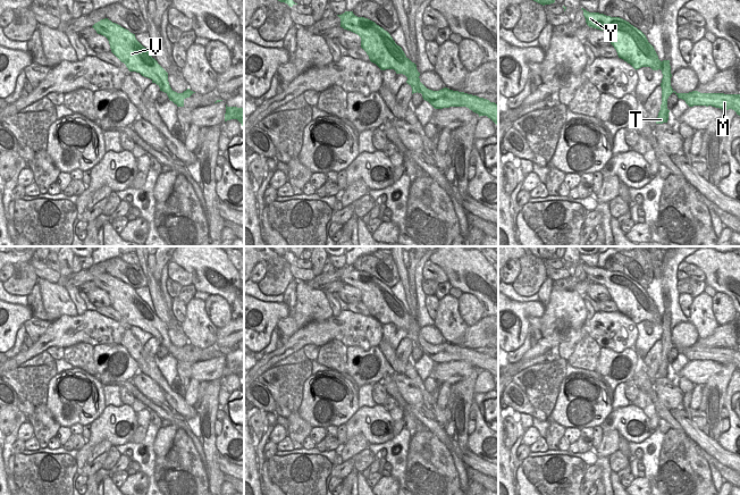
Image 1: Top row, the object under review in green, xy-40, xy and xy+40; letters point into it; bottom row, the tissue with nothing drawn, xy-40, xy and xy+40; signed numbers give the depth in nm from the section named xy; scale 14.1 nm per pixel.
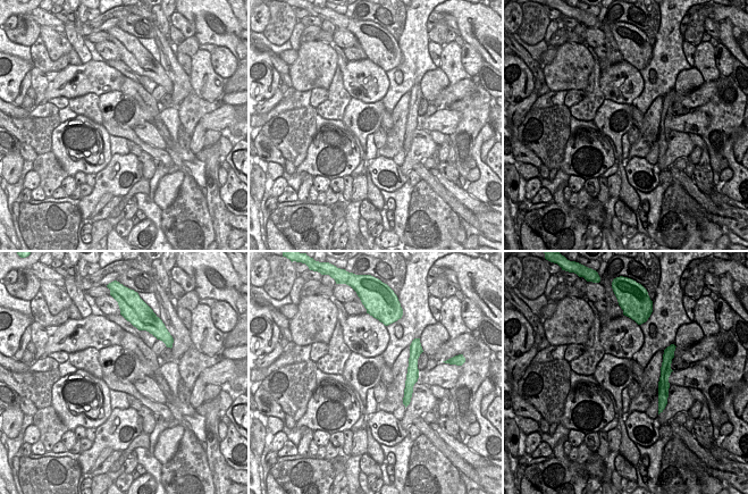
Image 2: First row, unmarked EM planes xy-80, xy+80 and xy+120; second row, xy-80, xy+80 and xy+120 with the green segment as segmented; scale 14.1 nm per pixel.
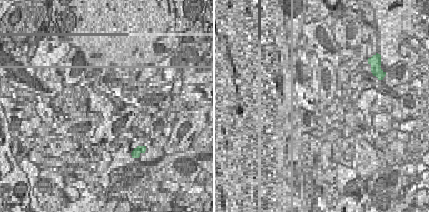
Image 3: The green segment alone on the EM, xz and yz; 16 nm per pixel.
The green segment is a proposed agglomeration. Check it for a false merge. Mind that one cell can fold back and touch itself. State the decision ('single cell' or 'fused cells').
fused cells

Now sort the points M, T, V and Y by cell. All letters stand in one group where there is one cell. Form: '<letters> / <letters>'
M V Y / T

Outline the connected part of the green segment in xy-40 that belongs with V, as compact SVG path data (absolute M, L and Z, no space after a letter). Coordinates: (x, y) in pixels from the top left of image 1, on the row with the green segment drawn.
M108 18L101 19L92 27L98 34L108 39L111 52L126 65L129 72L136 72L150 78L177 107L184 107L184 100L195 93L190 89L183 93L173 91L168 82L168 73L128 30Z

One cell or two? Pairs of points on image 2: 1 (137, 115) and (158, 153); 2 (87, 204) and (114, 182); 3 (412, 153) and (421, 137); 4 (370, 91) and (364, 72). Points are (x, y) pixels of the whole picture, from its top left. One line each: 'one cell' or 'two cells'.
1: two cells
2: one cell
3: one cell
4: one cell

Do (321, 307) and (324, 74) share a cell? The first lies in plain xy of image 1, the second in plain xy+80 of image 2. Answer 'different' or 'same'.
same

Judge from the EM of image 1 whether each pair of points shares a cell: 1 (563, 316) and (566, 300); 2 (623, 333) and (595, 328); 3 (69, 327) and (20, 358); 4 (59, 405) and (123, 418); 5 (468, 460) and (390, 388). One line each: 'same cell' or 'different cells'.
1: same cell
2: same cell
3: same cell
4: different cells
5: same cell

